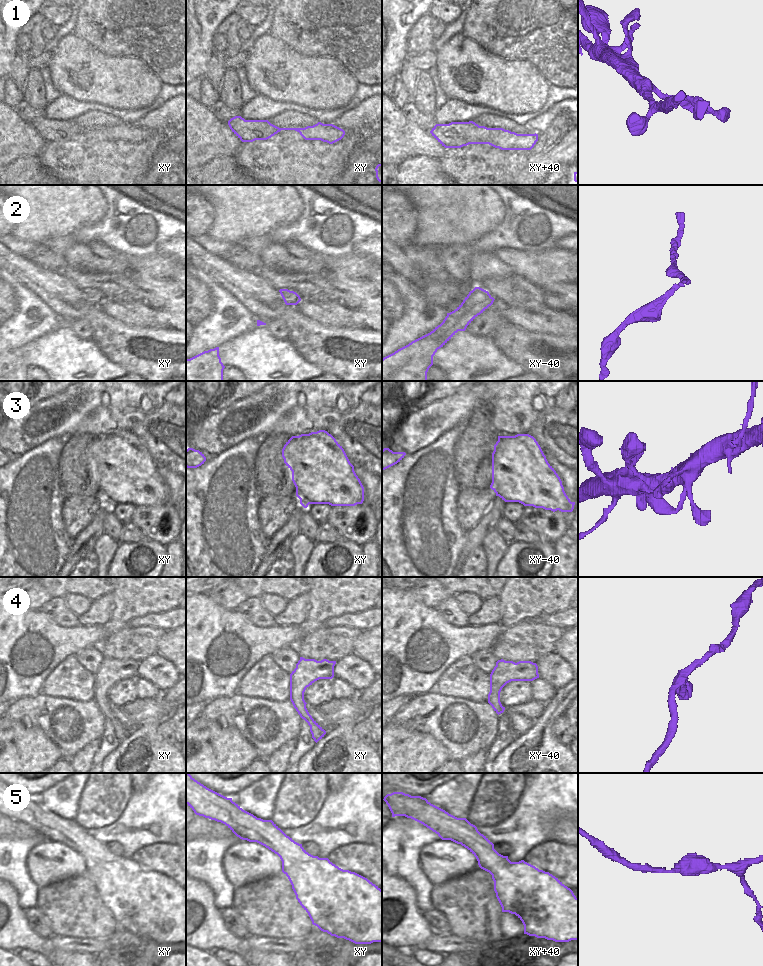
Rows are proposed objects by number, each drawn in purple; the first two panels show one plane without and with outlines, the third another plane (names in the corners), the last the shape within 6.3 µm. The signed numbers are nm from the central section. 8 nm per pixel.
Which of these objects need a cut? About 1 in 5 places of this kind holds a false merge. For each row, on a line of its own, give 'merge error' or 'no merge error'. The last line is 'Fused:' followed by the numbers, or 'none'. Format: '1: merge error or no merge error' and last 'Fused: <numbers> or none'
1: no merge error
2: no merge error
3: no merge error
4: no merge error
5: no merge error
Fused: none

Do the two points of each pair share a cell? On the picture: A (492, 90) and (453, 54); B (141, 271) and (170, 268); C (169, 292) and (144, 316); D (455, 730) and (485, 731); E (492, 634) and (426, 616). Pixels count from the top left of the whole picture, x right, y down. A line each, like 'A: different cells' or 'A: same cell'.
A: same cell
B: same cell
C: different cells
D: same cell
E: same cell

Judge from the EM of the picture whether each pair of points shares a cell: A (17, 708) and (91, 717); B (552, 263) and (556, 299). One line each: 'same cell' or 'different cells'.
A: same cell
B: different cells

